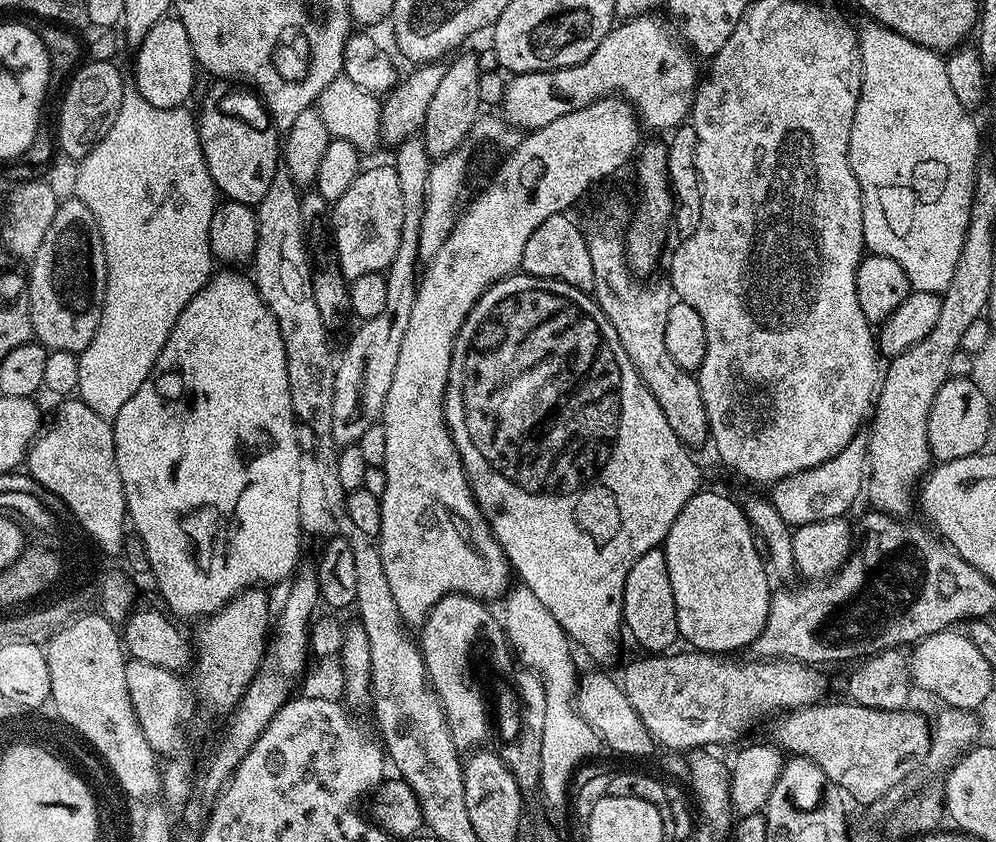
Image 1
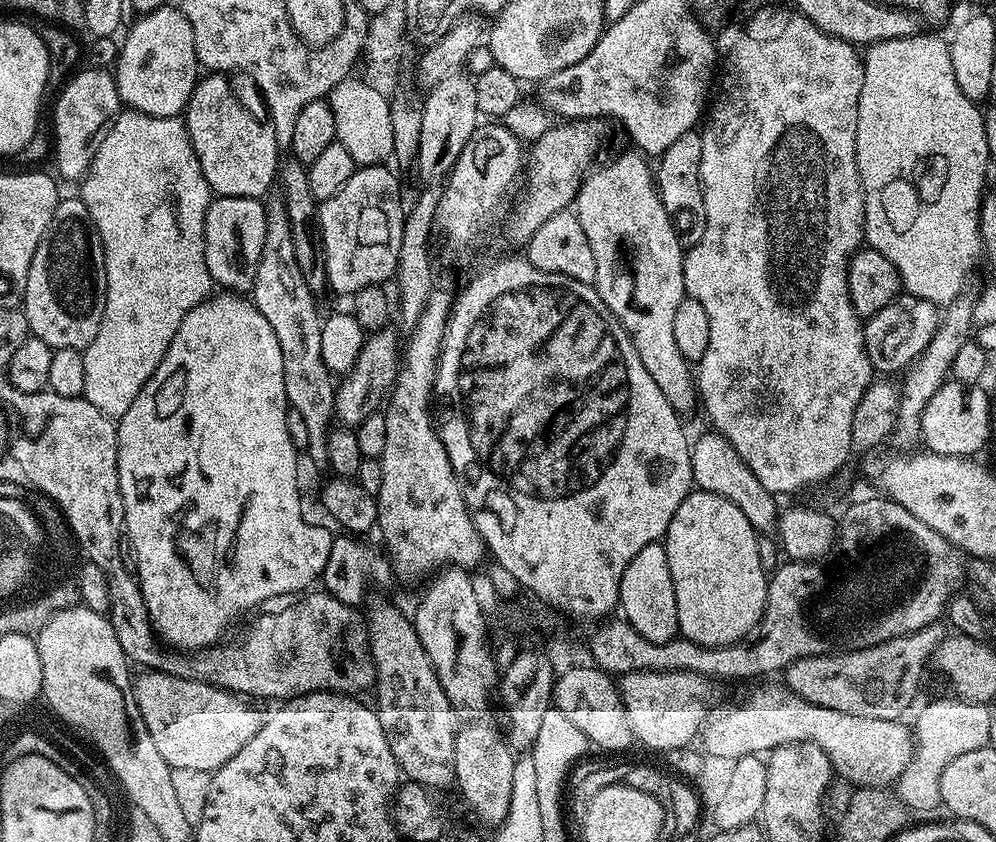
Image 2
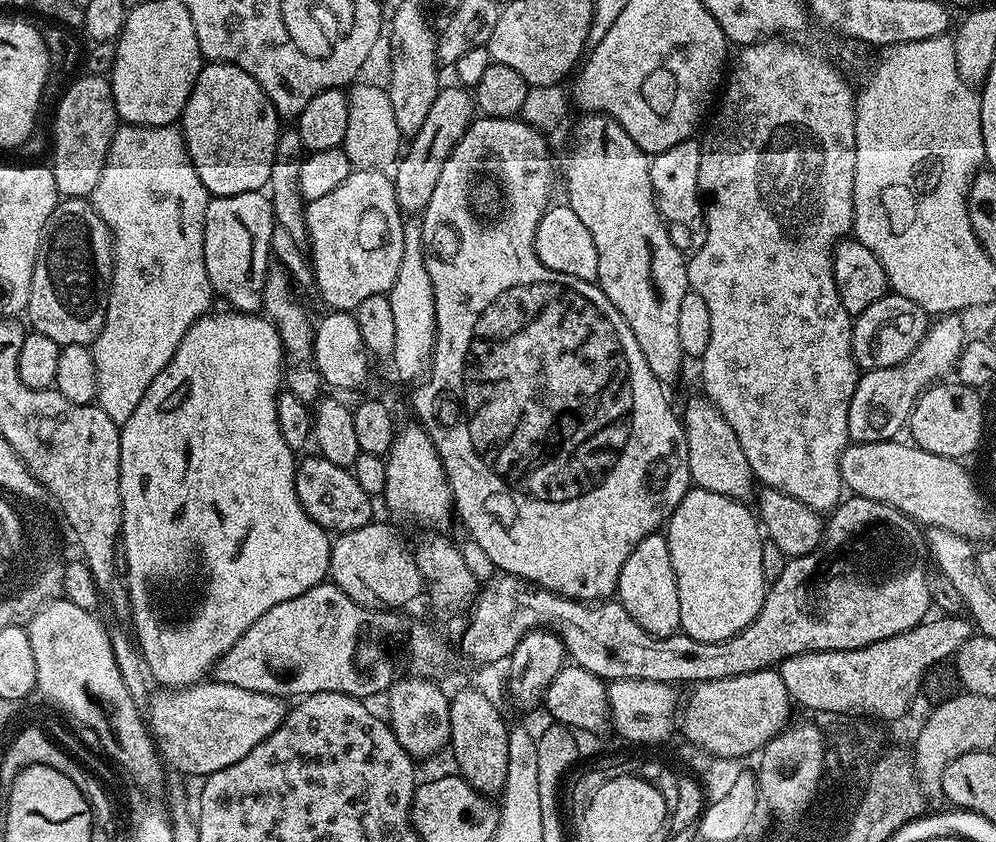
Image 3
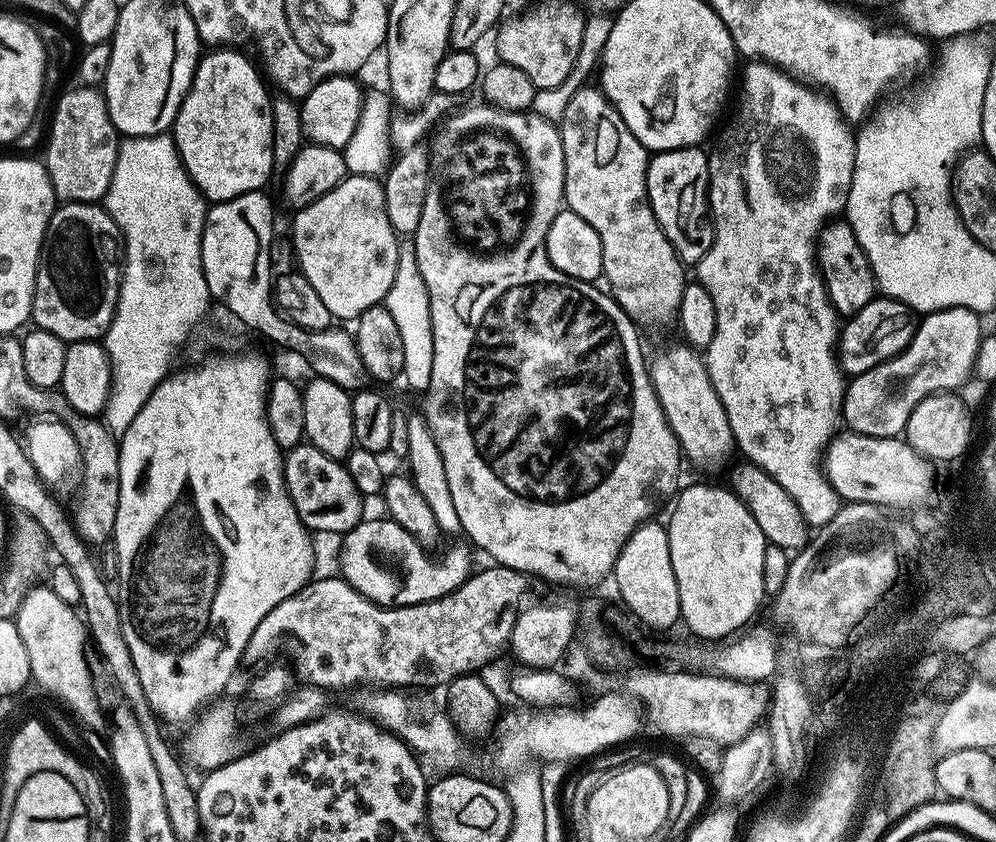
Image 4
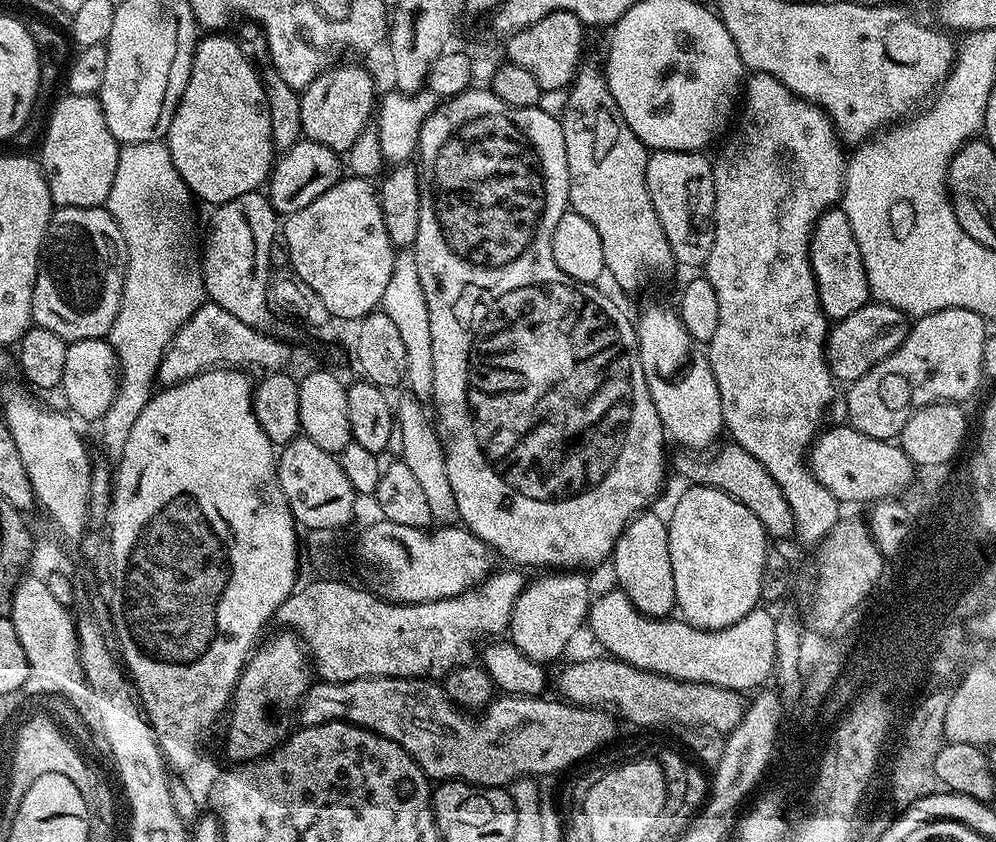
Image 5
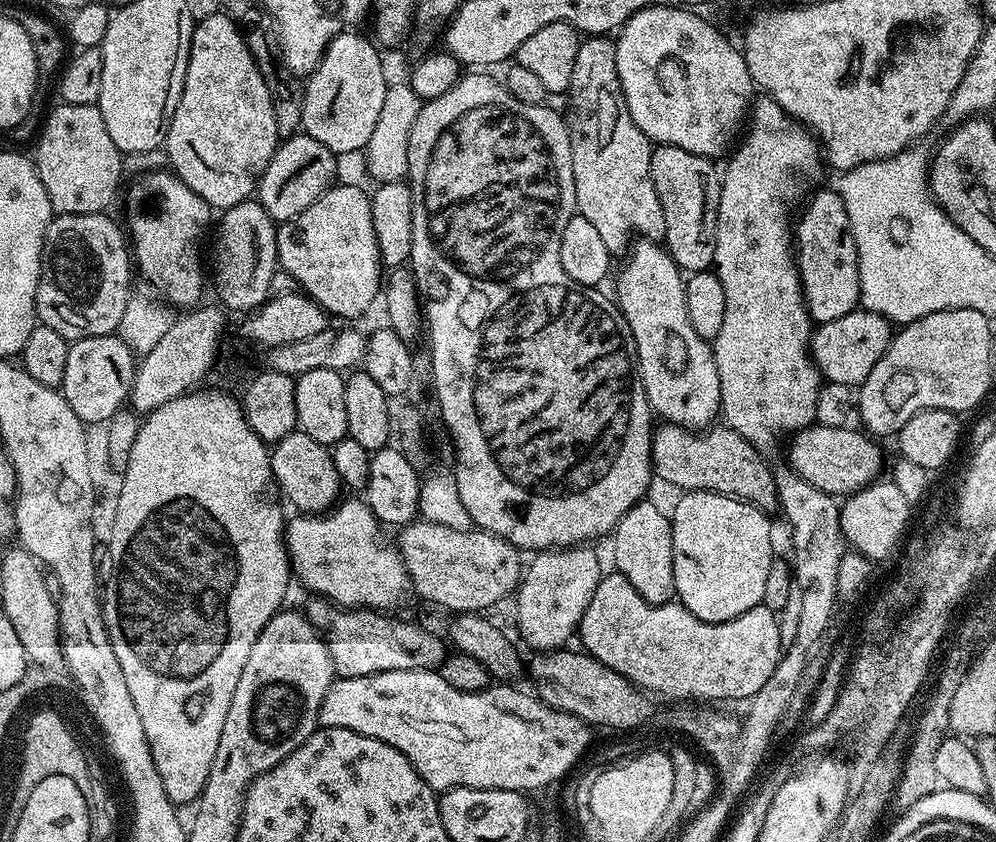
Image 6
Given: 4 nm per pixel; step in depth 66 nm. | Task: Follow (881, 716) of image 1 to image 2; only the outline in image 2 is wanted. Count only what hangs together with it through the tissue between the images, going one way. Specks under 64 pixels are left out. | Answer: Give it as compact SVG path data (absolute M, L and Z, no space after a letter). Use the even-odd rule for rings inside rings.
M764 682L761 688L756 688L752 693L749 694L745 700L740 700L737 704L728 704L725 708L713 707L708 715L708 719L704 721L704 727L702 729L702 744L703 751L709 756L717 756L718 758L726 758L731 761L736 761L742 758L744 755L757 755L757 754L768 754L772 749L778 748L780 746L786 746L788 743L816 743L817 746L821 747L826 754L826 758L832 764L832 771L837 777L849 780L852 786L859 786L862 788L878 788L881 786L891 785L893 782L897 781L899 776L904 770L911 764L912 756L916 755L916 742L914 739L914 732L911 727L908 728L904 725L905 721L903 719L883 721L877 718L858 718L854 717L853 714L839 713L838 710L826 709L820 705L811 704L809 701L804 700L799 694L794 693L785 686L783 683L779 684L768 684L772 682Z

